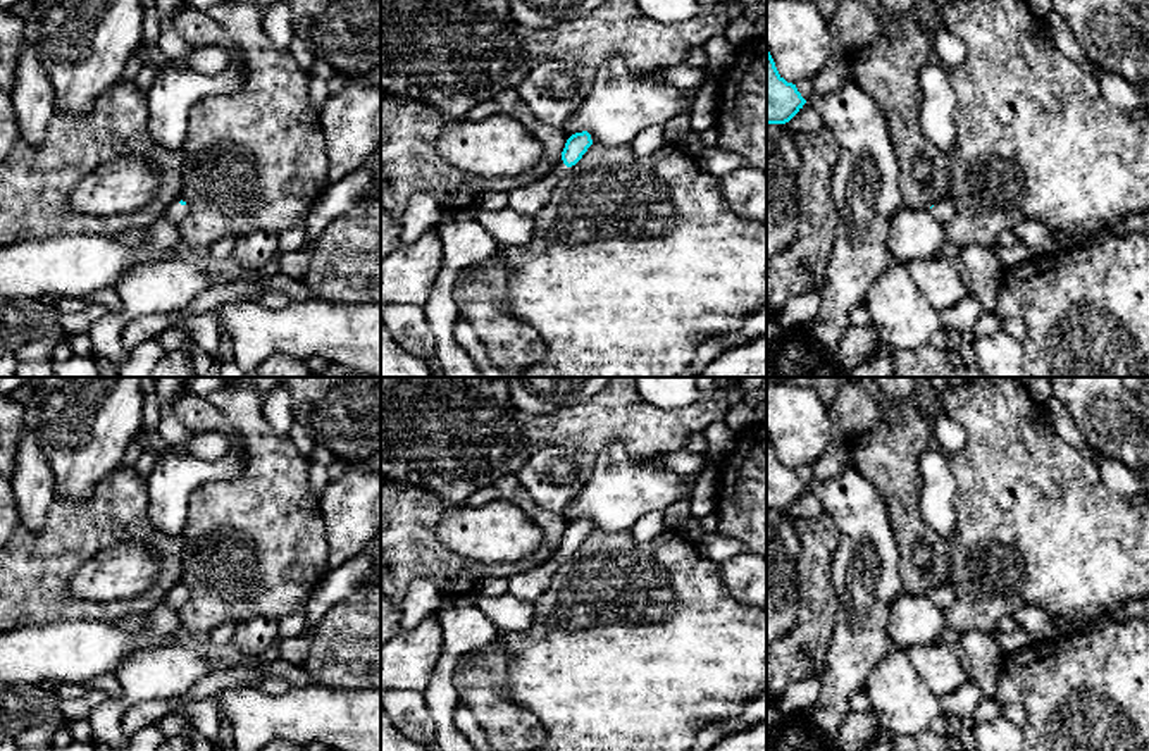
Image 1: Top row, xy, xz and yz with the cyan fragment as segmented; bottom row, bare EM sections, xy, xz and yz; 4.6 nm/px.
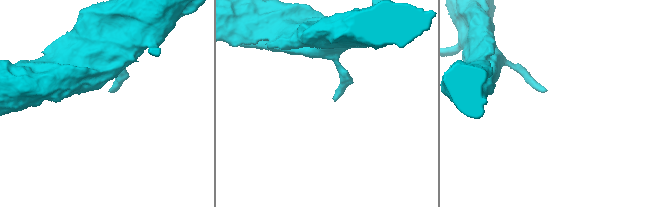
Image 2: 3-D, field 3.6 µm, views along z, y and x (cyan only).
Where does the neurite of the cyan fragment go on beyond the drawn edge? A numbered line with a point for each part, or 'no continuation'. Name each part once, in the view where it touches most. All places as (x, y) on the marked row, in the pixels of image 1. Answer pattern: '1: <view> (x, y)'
1: xy (176, 212)

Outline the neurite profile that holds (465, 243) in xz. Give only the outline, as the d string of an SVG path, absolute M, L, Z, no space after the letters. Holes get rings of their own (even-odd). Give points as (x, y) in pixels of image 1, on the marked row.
M467 210L446 212L438 231L443 243L443 265L424 305L427 322L436 338L436 358L443 367L444 377L484 377L453 336L455 320L460 317L453 298L453 282L462 269L481 264L500 245Z

